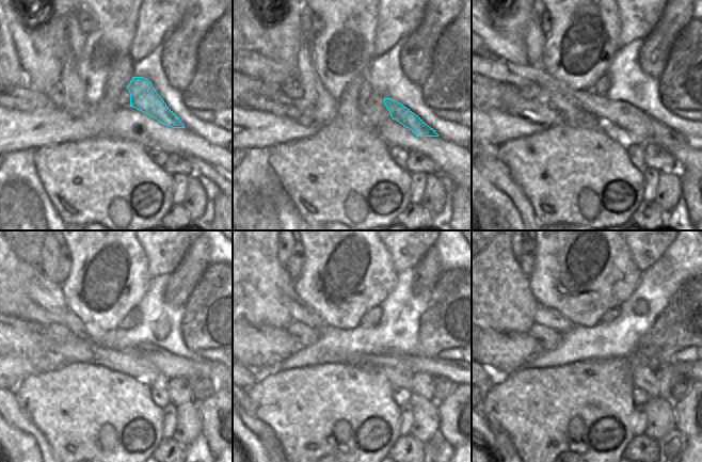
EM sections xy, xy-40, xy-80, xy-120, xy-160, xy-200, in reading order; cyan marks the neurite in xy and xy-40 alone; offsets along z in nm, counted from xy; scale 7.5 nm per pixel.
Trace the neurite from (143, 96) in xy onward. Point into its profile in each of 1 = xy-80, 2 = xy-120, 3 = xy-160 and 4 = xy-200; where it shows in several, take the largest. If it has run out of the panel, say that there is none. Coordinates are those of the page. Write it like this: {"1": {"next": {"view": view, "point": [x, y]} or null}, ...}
{"1": {"next": {"view": "xy-80", "point": [671, 140]}}, "2": {"next": {"view": "xy-120", "point": [203, 387]}}, "3": {"next": {"view": "xy-160", "point": [444, 386]}}, "4": {"next": {"view": "xy-200", "point": [683, 385]}}}

